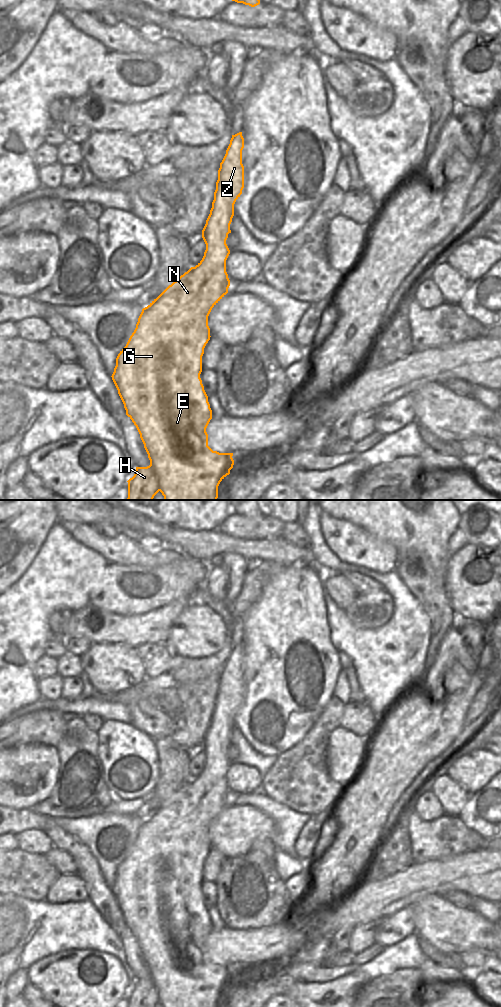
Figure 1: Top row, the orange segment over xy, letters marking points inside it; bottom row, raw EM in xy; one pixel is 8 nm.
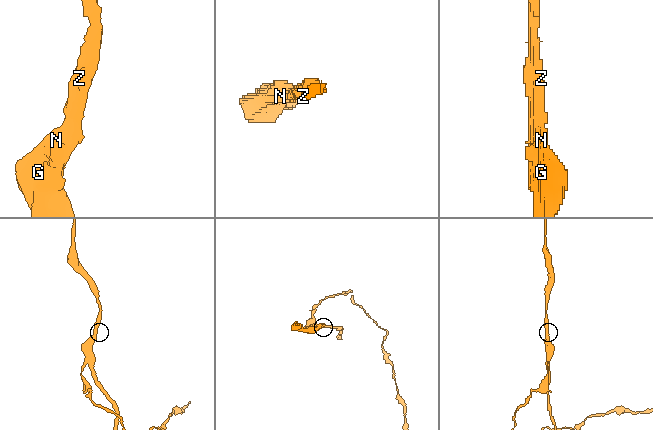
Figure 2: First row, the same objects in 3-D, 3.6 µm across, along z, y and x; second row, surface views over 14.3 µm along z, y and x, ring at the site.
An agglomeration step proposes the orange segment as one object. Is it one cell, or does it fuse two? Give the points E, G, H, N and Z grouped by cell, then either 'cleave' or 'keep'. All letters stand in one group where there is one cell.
groups E G N Z / H; cleave

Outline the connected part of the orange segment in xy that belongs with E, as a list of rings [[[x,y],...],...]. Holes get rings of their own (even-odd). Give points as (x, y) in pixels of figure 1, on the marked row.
[[[242,132],[232,135],[220,163],[212,208],[202,230],[206,244],[202,260],[142,309],[134,332],[116,358],[111,376],[126,415],[140,434],[164,500],[217,500],[218,486],[234,465],[233,453],[219,453],[208,446],[206,428],[212,410],[200,374],[204,348],[211,337],[208,316],[230,286],[226,272],[230,250],[226,240],[231,233],[234,204],[244,188],[243,148]],[[167,353],[175,356],[178,366],[175,379],[167,379],[162,370]]]

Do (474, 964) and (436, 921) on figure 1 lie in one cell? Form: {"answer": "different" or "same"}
{"answer": "different"}

